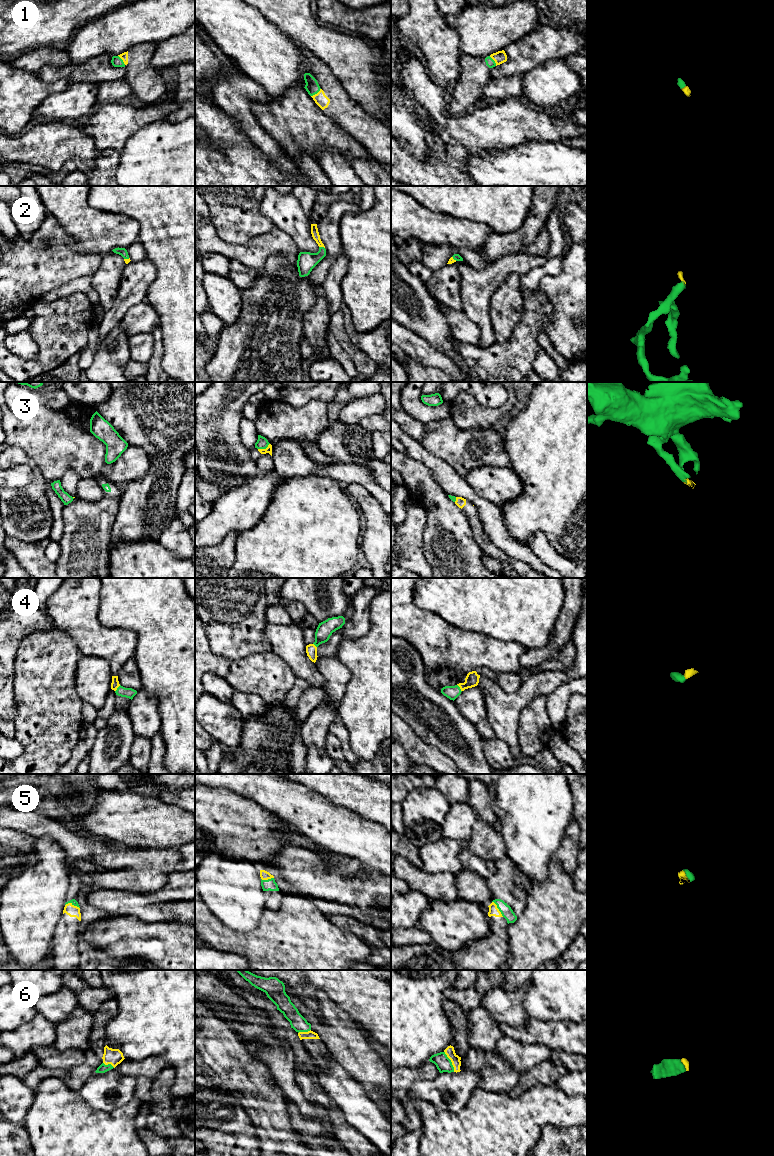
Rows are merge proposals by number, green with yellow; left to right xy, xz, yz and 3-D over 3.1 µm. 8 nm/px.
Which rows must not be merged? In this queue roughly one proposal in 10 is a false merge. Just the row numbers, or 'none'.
none

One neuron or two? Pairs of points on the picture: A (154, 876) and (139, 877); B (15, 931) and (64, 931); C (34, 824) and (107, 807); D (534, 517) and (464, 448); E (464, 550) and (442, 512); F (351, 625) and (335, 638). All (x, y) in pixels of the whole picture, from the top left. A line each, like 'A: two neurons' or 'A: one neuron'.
A: one neuron
B: two neurons
C: two neurons
D: two neurons
E: one neuron
F: two neurons

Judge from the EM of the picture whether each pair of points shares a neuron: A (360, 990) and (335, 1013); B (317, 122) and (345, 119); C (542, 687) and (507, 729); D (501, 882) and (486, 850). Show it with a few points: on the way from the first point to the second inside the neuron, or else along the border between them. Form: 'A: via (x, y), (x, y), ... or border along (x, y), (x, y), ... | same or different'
A: border along (323, 992), (344, 1010), (351, 1019) | different
B: border along (316, 104), (351, 135) | different
C: via (529, 691), (507, 713), (507, 716) | same
D: border along (504, 855), (495, 861) | different

